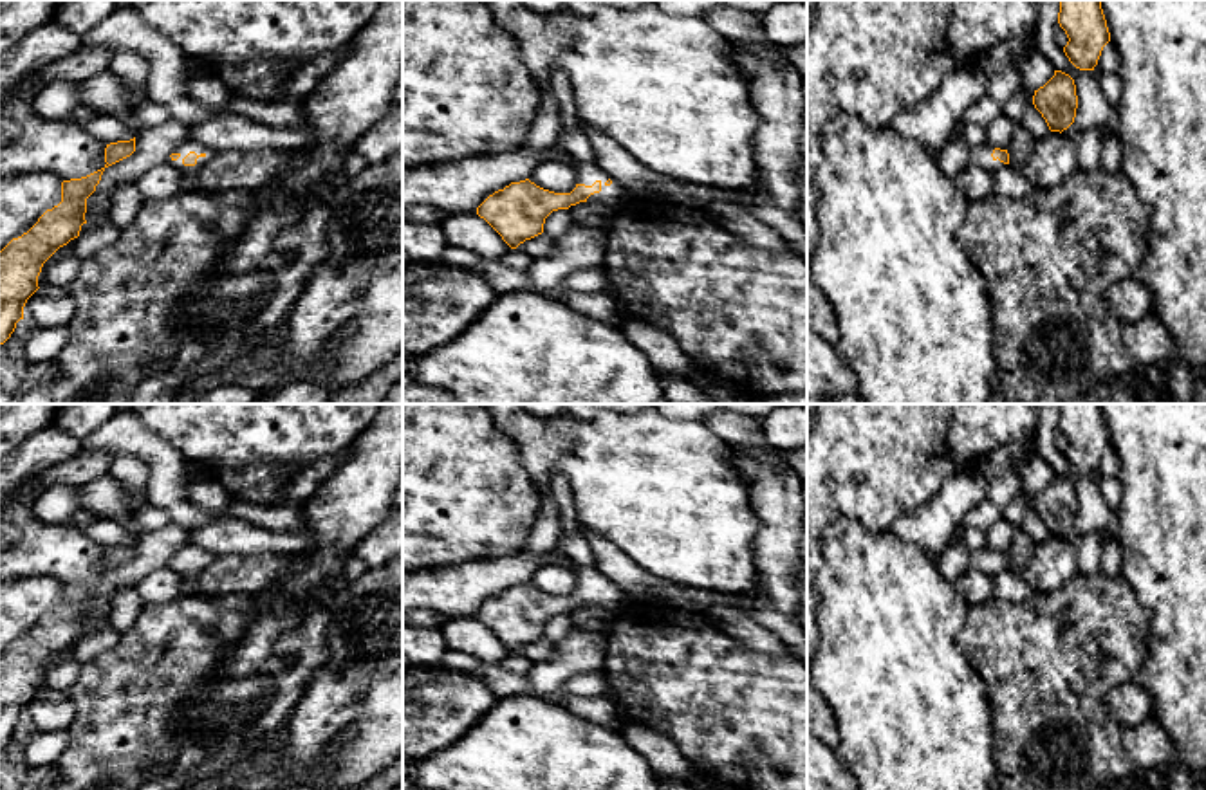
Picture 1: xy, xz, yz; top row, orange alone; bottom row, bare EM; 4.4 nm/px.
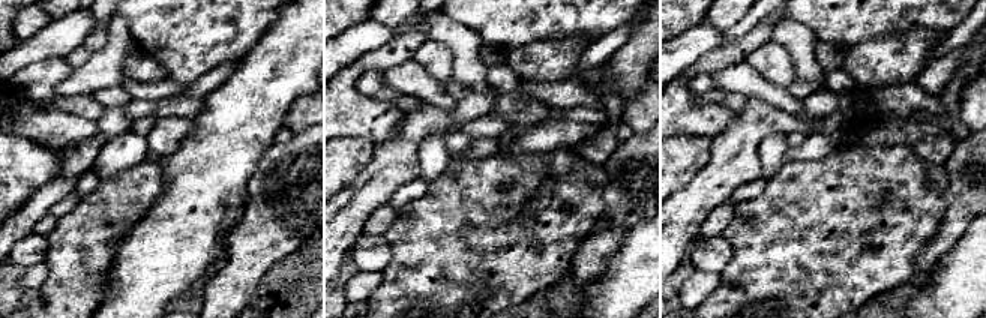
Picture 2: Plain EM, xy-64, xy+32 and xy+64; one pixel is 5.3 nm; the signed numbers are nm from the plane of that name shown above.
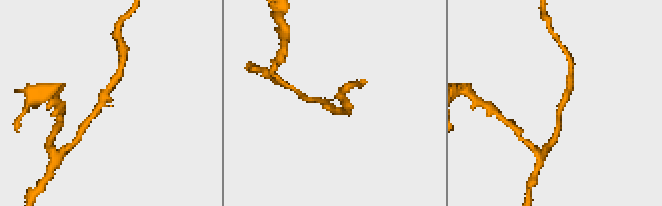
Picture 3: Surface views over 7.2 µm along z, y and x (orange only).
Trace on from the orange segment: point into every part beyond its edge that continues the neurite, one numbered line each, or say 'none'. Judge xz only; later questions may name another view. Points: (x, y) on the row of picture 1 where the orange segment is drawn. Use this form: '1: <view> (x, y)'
1: xz (614, 197)

